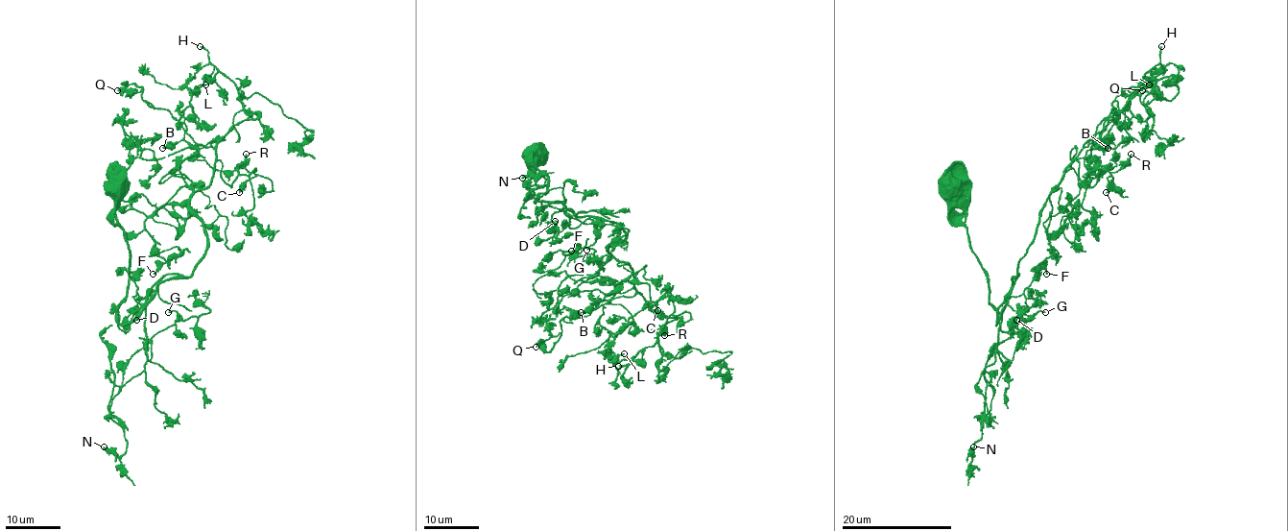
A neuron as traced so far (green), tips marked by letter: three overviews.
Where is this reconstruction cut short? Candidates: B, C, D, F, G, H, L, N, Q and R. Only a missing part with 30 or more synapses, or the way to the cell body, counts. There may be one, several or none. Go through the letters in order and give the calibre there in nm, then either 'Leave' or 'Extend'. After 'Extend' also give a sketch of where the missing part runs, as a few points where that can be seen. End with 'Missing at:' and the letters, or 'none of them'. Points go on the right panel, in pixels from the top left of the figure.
B: Thickness 360 nm. Leave
C: Thickness 320 nm. Leave
D: Thickness 200 nm. Leave
F: Thickness 200 nm. Leave
G: Thickness 170 nm. Leave
H: Thickness 200 nm. Extend. Course of what is missing: (1161, 46), (1177, 44), (1184, 36), (1216, 28), (1221, 15), (1234, 14), (1224, 12)
L: Thickness 190 nm. Leave
N: Thickness 400 nm. Leave
Q: Thickness 360 nm. Leave
R: Thickness 200 nm. Leave
Missing at: H

